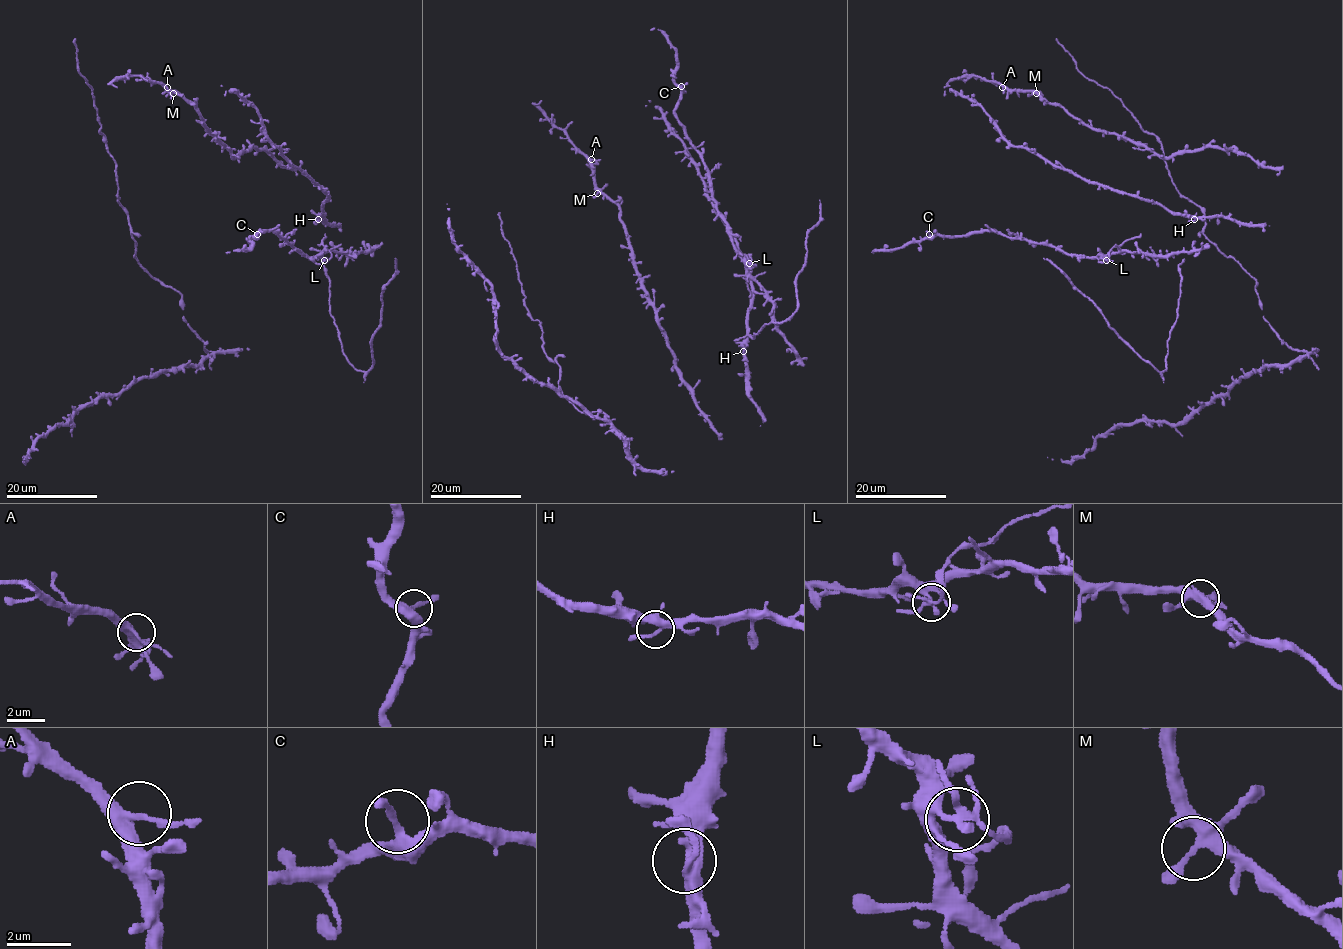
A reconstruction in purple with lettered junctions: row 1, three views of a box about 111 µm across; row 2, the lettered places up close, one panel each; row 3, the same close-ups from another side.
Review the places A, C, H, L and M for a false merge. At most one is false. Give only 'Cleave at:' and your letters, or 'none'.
Cleave at: L

